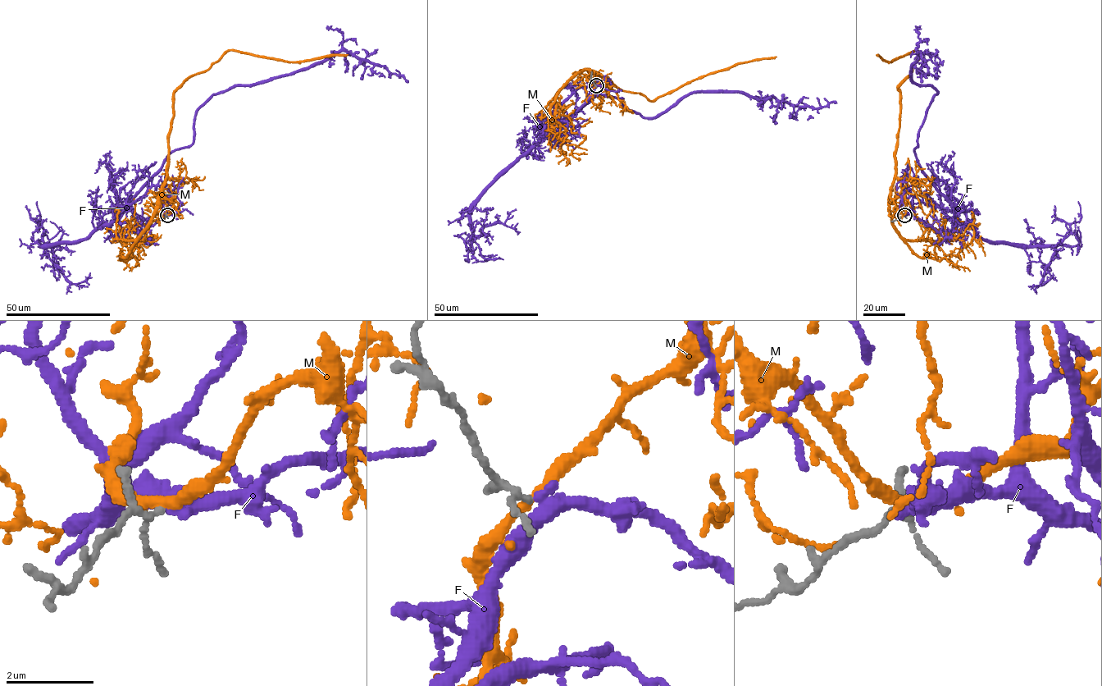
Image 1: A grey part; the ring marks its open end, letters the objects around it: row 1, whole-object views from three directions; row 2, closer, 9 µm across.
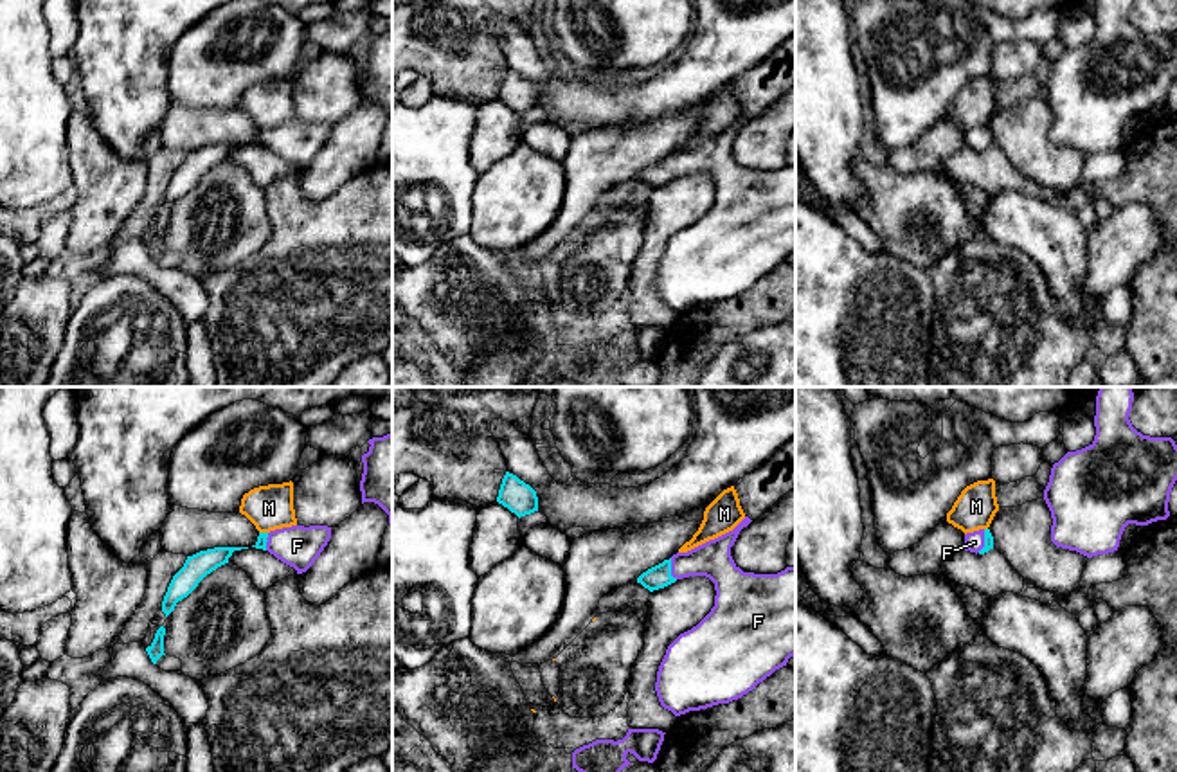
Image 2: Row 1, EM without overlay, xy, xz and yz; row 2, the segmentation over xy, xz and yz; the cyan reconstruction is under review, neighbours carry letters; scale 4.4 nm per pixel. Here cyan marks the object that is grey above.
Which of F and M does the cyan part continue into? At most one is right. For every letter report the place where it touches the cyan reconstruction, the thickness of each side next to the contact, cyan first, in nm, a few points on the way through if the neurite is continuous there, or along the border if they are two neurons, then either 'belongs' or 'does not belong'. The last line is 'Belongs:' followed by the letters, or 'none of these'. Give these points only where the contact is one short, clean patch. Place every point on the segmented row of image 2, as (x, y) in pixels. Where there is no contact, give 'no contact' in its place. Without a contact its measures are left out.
F: meets cyan in xz at (670, 569); 110 nm thick on the cyan side, 160 nm on the other; runs through xz (659, 576), (670, 569), (713, 560); belongs
M: meets cyan in xy at (263, 533); 50 nm thick on the cyan side, 200 nm on the other; border along xy (260, 531), (267, 533); does not belong
Belongs: F

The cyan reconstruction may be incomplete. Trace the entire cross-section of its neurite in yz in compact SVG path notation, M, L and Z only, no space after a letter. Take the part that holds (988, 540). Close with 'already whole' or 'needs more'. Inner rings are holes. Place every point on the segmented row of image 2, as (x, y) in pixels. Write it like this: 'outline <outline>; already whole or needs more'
outline M979 529L965 534L965 551L984 554L993 549L993 536L990 529Z; needs more

